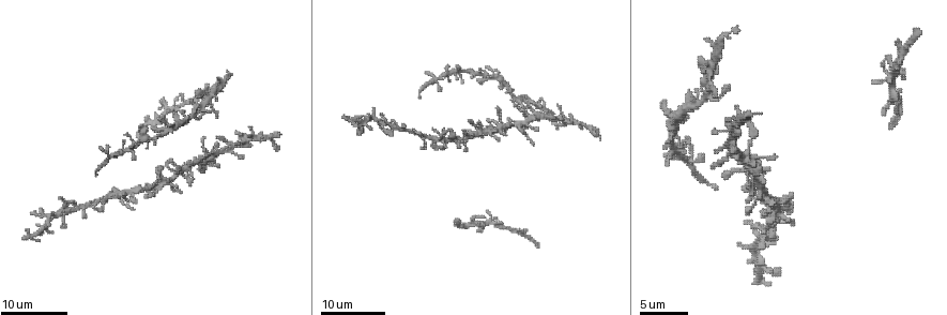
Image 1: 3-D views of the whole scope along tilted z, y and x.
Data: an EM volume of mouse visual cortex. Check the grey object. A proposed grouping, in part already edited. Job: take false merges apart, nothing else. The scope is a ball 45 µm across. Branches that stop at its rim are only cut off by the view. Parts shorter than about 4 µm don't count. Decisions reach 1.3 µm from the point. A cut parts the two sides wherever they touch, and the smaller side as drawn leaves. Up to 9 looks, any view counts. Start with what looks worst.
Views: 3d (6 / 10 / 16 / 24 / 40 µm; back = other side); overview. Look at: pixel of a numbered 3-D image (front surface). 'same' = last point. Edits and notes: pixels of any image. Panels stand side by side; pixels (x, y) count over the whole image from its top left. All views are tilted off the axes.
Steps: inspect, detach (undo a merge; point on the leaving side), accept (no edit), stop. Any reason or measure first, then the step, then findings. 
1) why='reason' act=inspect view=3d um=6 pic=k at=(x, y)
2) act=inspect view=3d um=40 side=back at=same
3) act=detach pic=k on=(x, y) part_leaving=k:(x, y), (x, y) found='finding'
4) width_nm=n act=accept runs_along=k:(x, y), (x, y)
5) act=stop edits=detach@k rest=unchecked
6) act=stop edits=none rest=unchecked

why='looks like a crossing' act=inspect view=3d um=24 pic=1 at=(530, 117)

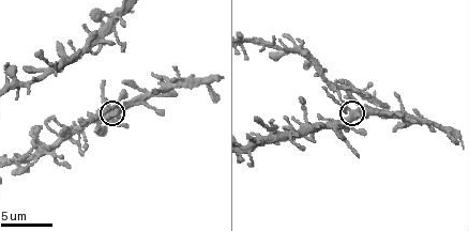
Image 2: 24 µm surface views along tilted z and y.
why='closer look' act=inspect view=3d um=6 pic=2 at=(351, 111)

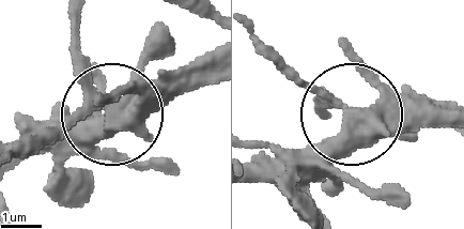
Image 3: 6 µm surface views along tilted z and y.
act=detach pic=3 on=(74, 52) part_leaving=3:(344, 108), (316, 97), (253, 34) found='a second neuron is stuck on'

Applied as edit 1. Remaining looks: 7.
act=inspect view=overview

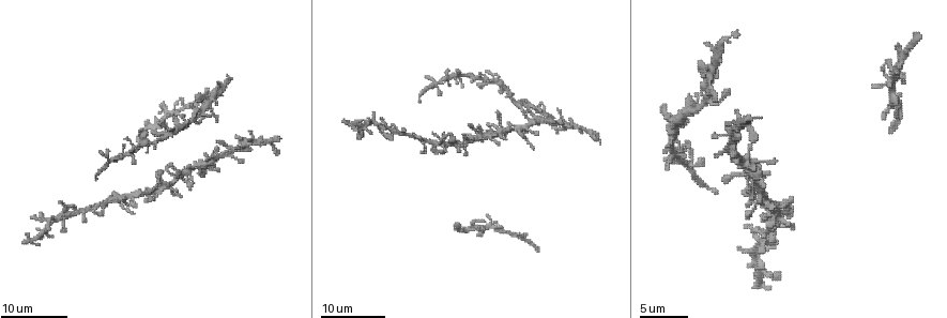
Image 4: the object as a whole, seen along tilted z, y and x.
why='a fork' act=inspect view=3d um=16 pic=4 at=(463, 148)

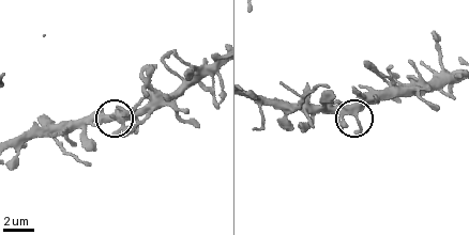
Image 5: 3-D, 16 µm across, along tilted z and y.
act=inspect view=3d um=6 pic=5 at=(356, 118)

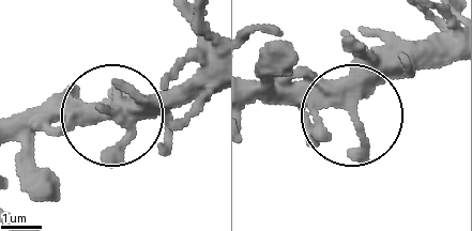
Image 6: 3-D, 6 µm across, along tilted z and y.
side_arm_um=22 act=accept runs_along=6:(454, 41), (338, 110), (249, 101) found='continuous, no second neuron'

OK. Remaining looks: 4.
why='small branch off a trunk' act=inspect view=3d um=24 pic=4 at=(47, 220)

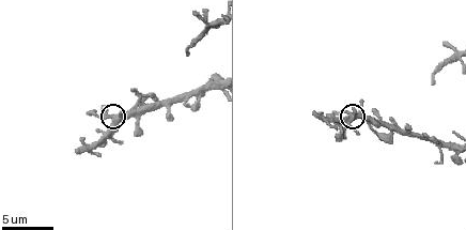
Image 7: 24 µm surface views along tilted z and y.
why='closer look' act=inspect view=3d um=6 pic=7 at=(114, 120)

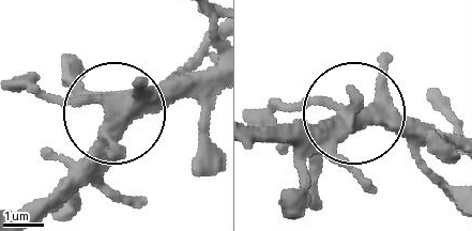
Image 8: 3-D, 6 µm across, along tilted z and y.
width_nm=390 act=accept found='all the same neuron'

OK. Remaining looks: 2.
why='arms run side by side' act=inspect view=3d um=10 pic=2 at=(76, 126)

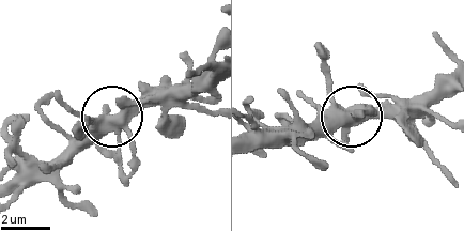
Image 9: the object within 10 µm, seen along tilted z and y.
arms=5 act=accept runs_along=9:(117, 131), (117, 113), (175, 101) found='all the same neuron'

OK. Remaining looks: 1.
act=stop edits=detach@3 rest=unchecked

